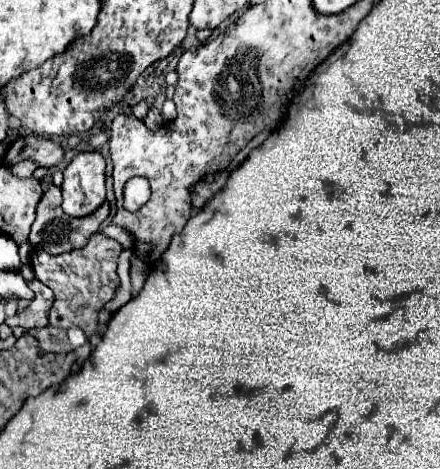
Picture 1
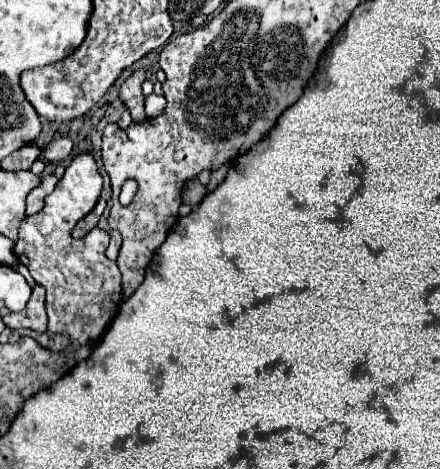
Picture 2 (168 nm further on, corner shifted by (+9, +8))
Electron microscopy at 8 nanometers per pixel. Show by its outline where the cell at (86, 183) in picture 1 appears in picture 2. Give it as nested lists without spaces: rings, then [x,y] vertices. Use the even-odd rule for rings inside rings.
[[[80,153],[66,167],[56,189],[46,197],[40,213],[20,223],[20,237],[14,245],[16,257],[28,267],[36,283],[46,289],[48,331],[66,331],[76,343],[94,343],[116,315],[122,301],[122,279],[118,265],[106,257],[108,231],[94,227],[86,237],[72,239],[70,231],[80,217],[96,205],[102,191],[102,175],[98,173],[92,153]]]

